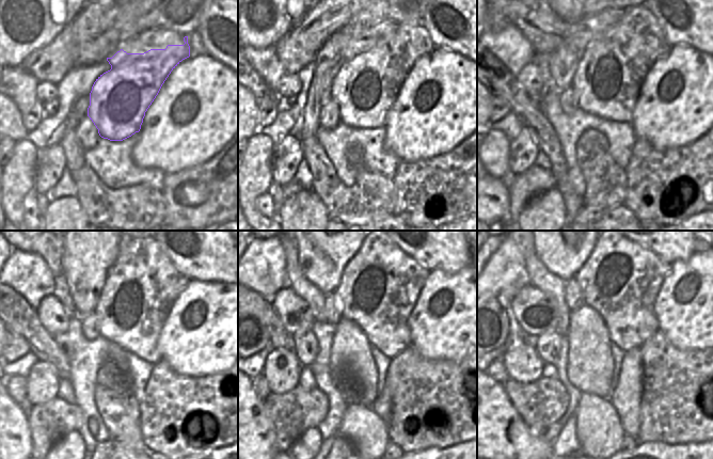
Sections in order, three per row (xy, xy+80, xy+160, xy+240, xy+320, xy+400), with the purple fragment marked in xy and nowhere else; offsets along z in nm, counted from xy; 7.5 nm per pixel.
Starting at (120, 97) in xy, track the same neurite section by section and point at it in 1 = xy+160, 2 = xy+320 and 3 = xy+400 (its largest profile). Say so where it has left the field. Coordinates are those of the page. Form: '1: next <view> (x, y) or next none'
1: next xy+160 (606, 83)
2: next xy+320 (380, 284)
3: next xy+400 (620, 280)

